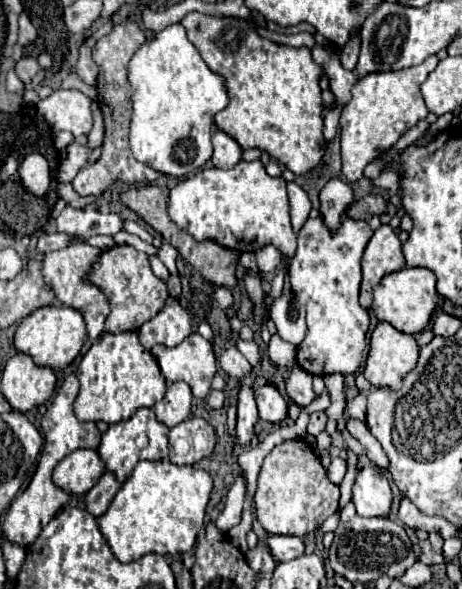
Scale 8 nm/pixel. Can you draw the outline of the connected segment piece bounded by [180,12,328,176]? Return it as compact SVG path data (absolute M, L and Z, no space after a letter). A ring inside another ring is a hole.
M190 12L180 22L190 42L198 48L204 62L210 66L210 70L224 78L226 92L228 92L228 106L214 116L216 126L232 136L242 150L258 148L262 152L268 152L270 158L284 164L288 170L292 170L296 176L306 176L314 168L320 168L326 162L326 138L322 134L324 120L322 120L322 96L318 78L322 74L320 66L314 64L312 54L308 48L290 48L280 46L270 40L264 40L256 34L256 30L242 18L214 18L208 14Z

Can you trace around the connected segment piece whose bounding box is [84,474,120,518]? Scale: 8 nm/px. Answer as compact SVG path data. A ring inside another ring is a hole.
M104 474L98 480L98 484L84 496L86 512L90 512L92 516L100 518L108 510L108 506L112 502L114 494L118 492L118 488L120 488L120 482L114 482L112 474Z

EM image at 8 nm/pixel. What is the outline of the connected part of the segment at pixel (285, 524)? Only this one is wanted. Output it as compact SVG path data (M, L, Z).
M288 440L264 458L254 494L256 518L268 534L306 536L322 526L322 522L336 512L340 490L326 476L326 470L316 460L314 450L304 440Z

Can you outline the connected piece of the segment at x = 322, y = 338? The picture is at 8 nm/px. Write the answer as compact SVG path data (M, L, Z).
M308 218L298 234L298 248L290 260L288 276L292 290L306 304L308 332L302 344L296 346L296 360L302 370L314 376L354 374L362 362L366 348L366 332L370 326L368 312L358 304L360 290L360 260L372 230L364 220L344 218L340 230L330 232L320 218Z

